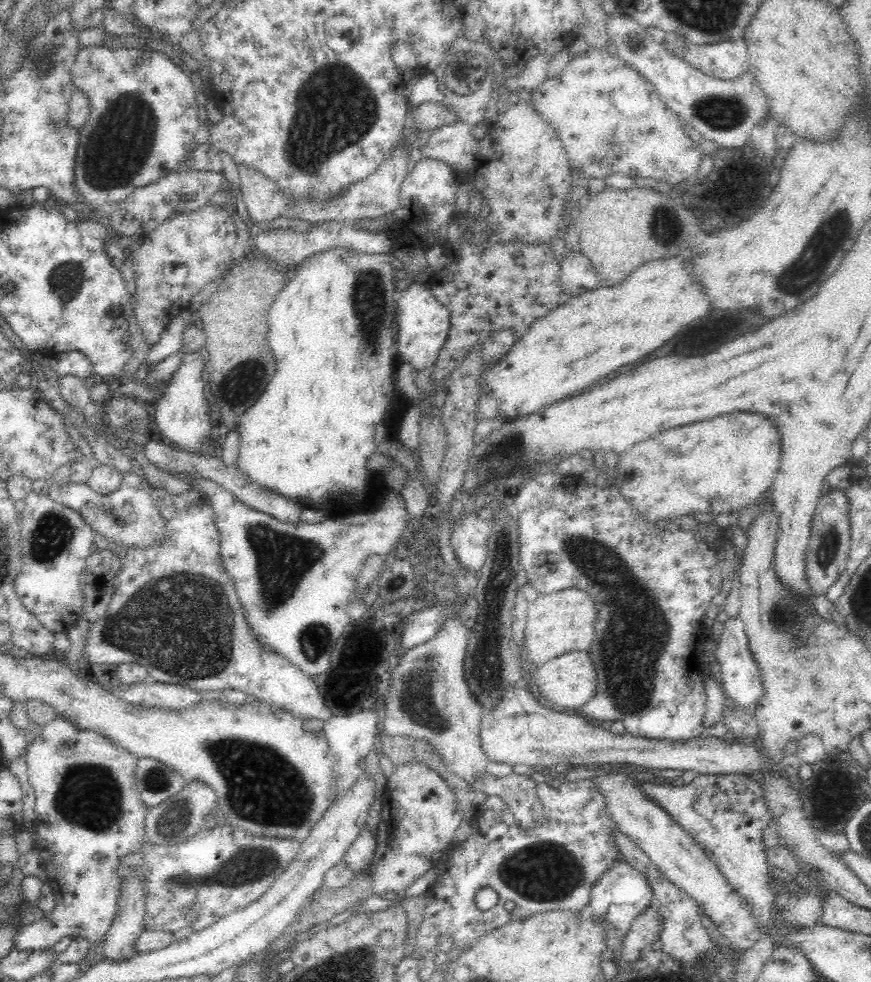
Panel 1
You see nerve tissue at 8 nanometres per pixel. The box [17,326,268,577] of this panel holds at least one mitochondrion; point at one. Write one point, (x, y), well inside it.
(52, 533)

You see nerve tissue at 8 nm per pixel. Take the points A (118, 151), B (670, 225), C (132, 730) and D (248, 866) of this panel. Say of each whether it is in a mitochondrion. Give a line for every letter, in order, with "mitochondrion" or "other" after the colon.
A: mitochondrion
B: mitochondrion
C: other
D: mitochondrion

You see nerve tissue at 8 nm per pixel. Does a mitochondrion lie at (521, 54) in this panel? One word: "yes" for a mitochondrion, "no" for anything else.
no

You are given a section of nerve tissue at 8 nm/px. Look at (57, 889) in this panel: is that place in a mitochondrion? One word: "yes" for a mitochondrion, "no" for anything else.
no

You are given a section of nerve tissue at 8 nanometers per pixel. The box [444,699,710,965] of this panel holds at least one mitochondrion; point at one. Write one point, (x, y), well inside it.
(545, 871)

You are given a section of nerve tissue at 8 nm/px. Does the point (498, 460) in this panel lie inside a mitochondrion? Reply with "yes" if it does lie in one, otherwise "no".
yes

